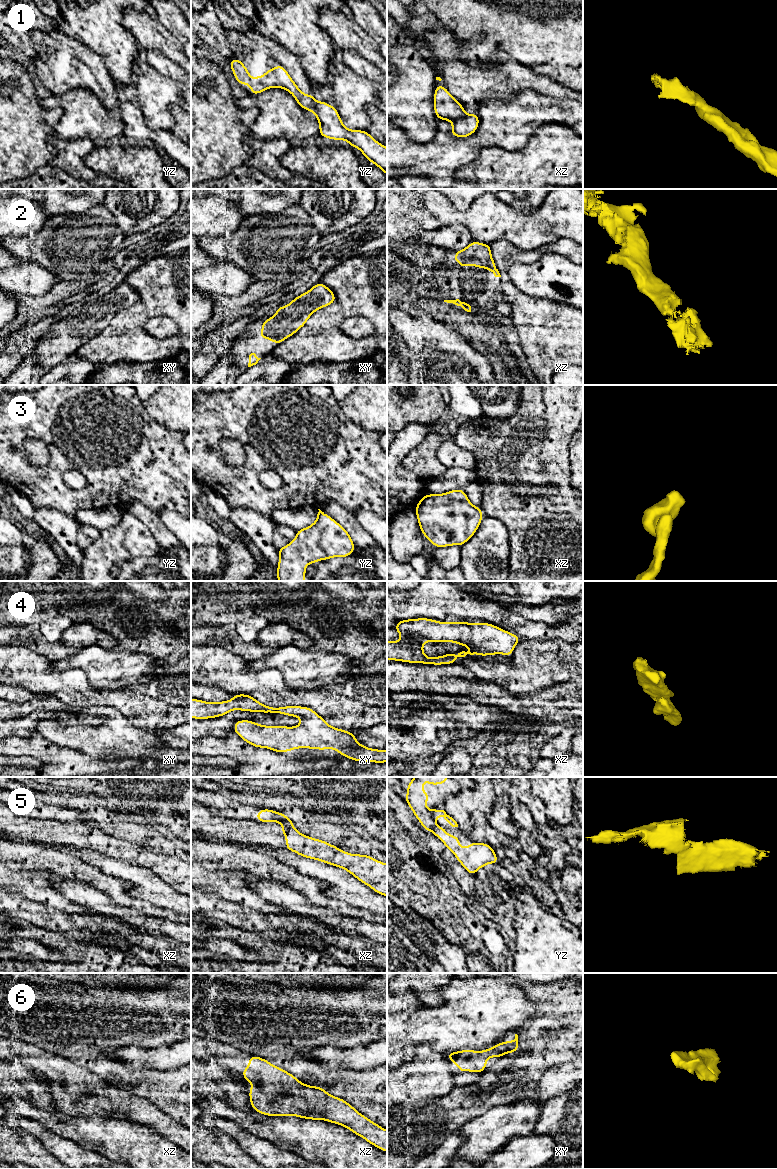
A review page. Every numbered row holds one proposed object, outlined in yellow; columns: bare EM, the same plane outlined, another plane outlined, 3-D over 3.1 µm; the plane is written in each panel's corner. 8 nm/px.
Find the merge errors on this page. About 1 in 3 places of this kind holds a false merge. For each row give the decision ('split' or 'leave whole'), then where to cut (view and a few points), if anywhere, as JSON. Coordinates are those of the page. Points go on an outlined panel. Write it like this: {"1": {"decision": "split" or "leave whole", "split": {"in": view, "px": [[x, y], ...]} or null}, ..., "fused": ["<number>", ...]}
{"1": {"decision": "leave whole", "split": null}, "2": {"decision": "leave whole", "split": null}, "3": {"decision": "leave whole", "split": null}, "4": {"decision": "leave whole", "split": null}, "5": {"decision": "split", "split": {"in": "xz", "px": [[282, 824], [292, 827]]}}, "6": {"decision": "leave whole", "split": null}, "fused": ["5"]}

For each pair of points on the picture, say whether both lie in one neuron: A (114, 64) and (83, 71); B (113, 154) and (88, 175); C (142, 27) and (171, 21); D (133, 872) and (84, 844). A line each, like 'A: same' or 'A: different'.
A: different
B: different
C: different
D: different

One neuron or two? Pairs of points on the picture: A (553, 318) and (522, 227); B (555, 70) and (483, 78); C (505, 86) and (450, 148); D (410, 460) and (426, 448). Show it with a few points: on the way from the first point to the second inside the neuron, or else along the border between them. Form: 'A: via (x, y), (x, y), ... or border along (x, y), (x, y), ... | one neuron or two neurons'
A: border along (508, 241), (526, 250), (533, 250), (552, 242) | two neurons
B: border along (515, 60), (535, 72), (547, 75), (557, 81) | two neurons
C: border along (518, 92), (503, 98), (486, 99), (477, 112) | two neurons
D: via (414, 460), (422, 452) | one neuron

